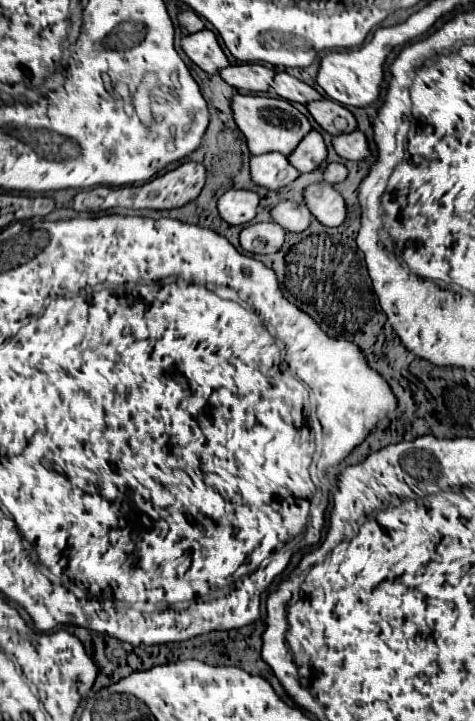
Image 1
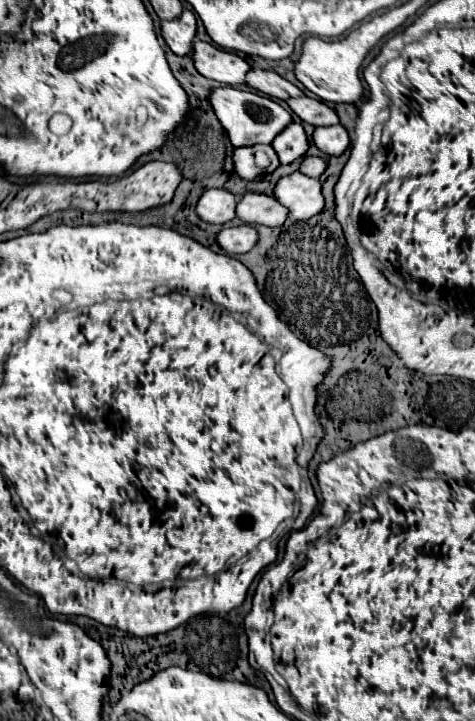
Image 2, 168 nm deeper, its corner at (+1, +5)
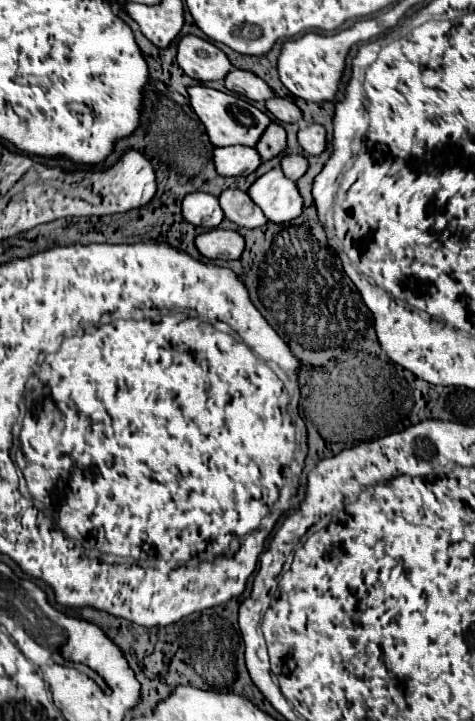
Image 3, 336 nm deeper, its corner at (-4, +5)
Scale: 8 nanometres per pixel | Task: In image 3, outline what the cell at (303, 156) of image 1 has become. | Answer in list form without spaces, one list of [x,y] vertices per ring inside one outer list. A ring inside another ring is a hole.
[[[268,124],[268,128],[264,130],[264,134],[260,136],[260,140],[256,142],[256,152],[262,156],[262,160],[270,160],[274,156],[278,156],[284,148],[286,148],[286,132],[280,124]]]

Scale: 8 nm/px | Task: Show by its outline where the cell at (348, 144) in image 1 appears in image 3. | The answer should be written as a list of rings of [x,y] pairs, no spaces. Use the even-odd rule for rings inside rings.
[[[320,124],[302,126],[298,130],[298,142],[306,154],[312,154],[312,156],[322,154],[326,148],[326,132]]]

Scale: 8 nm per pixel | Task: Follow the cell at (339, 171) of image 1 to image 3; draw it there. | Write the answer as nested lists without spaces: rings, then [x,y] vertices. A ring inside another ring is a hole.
[[[282,156],[280,166],[282,166],[282,172],[284,172],[286,178],[298,180],[306,172],[308,162],[306,162],[304,156]]]

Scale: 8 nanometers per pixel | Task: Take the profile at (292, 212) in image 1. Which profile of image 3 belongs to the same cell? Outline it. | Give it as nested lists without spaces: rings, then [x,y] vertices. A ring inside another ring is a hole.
[[[224,190],[218,196],[218,202],[224,218],[240,228],[258,228],[268,222],[266,216],[262,216],[262,210],[256,204],[250,204],[250,198],[242,190]]]

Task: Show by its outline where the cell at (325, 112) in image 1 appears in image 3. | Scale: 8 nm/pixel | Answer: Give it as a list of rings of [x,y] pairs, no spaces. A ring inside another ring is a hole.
[[[272,98],[272,100],[264,102],[264,108],[280,124],[286,124],[286,122],[294,122],[296,124],[296,122],[302,120],[302,112],[290,100]]]

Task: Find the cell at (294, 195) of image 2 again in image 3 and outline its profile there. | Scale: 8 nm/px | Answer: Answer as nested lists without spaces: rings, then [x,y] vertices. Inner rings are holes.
[[[272,168],[264,176],[260,176],[246,194],[274,224],[288,222],[300,216],[302,196],[298,194],[296,182],[286,180],[280,168]]]

